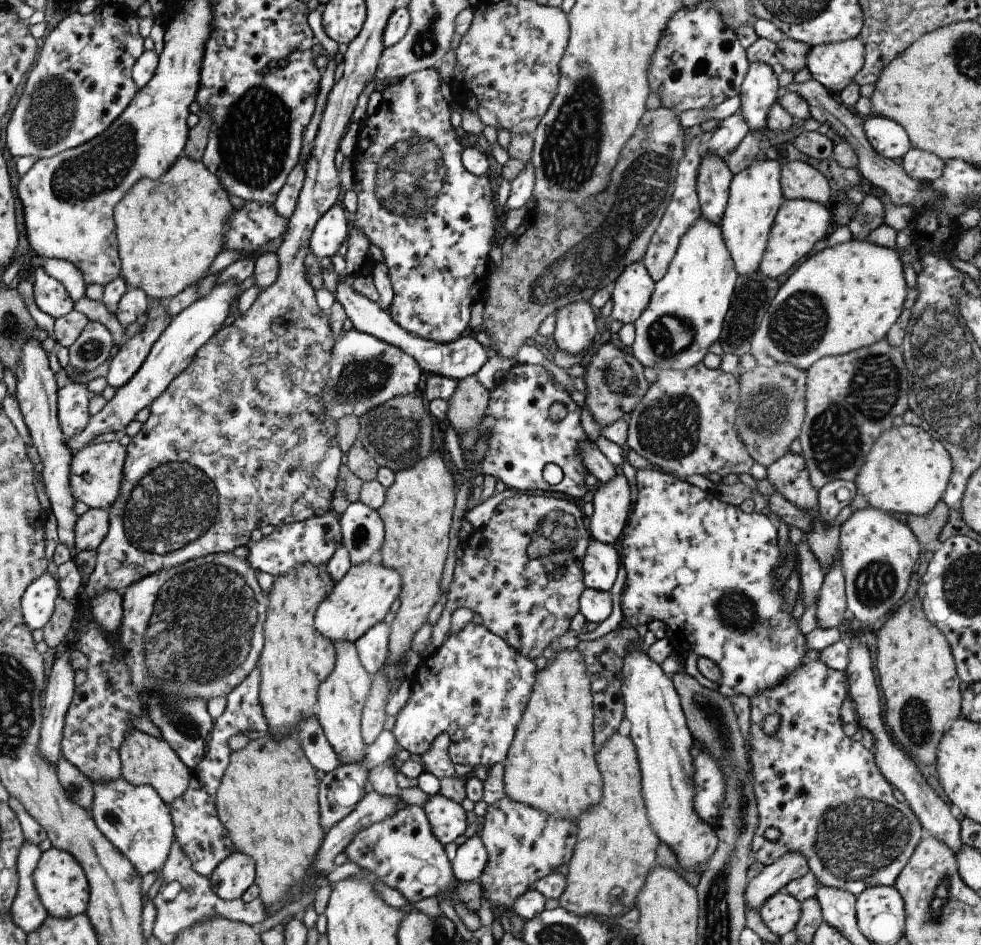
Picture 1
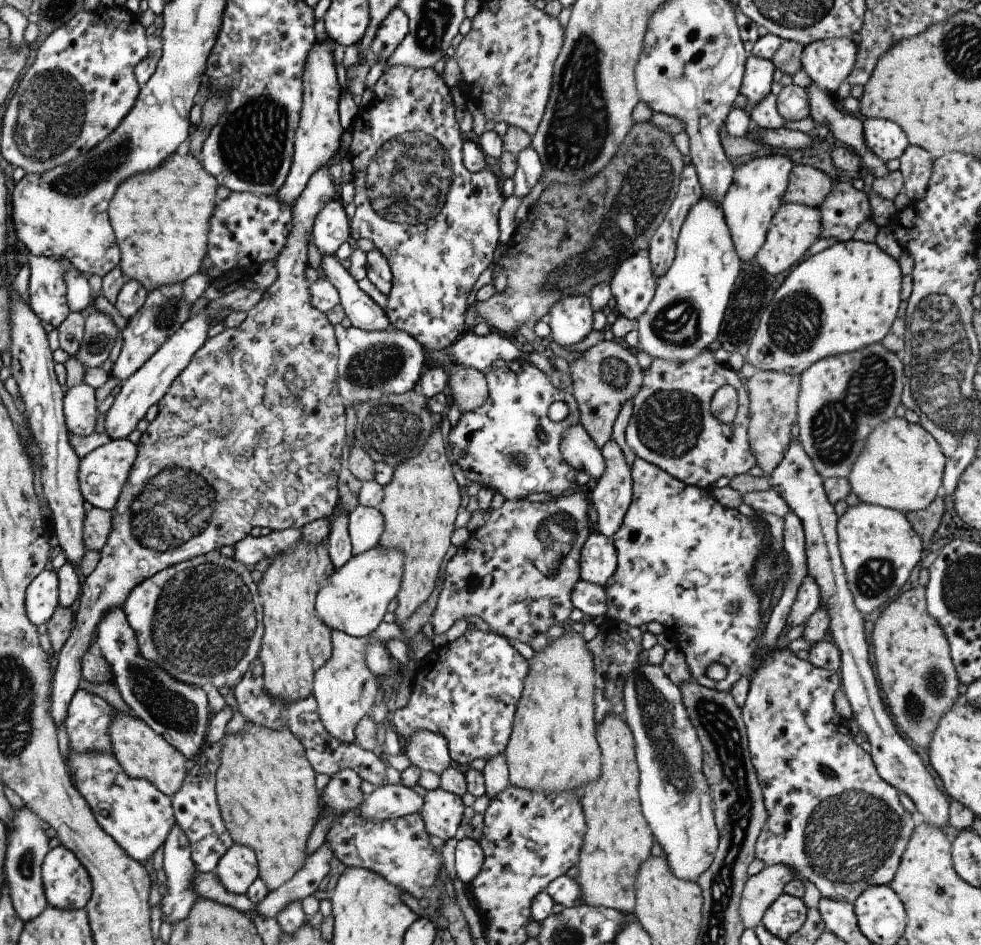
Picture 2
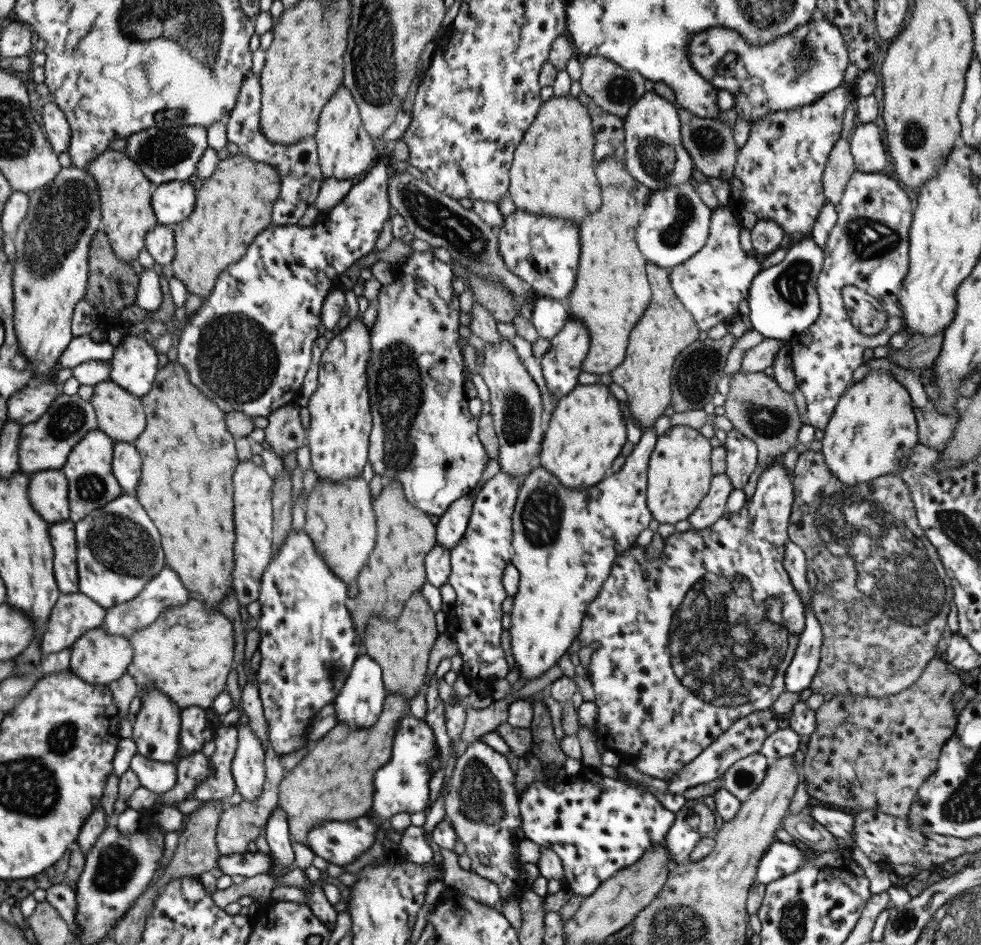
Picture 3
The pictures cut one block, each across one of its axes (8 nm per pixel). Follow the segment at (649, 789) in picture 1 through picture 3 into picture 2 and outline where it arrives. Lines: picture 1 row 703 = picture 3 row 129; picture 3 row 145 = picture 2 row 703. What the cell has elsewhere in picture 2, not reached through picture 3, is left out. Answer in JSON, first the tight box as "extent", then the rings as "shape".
{"extent":[624,666,720,881],"shape":[[[638,666],[627,674],[624,697],[624,718],[634,737],[640,770],[642,814],[662,846],[674,876],[697,881],[710,868],[720,836],[710,786],[703,773],[700,738],[684,708],[679,686],[664,674],[661,666]]]}

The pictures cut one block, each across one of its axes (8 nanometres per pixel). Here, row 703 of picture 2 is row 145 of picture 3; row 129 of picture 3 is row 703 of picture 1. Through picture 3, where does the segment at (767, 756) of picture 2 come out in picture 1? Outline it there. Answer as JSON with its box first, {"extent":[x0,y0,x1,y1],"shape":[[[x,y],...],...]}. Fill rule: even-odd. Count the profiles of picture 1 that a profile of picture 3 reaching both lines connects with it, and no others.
{"extent":[749,659,925,896],"shape":[[[819,659],[817,661],[802,662],[792,674],[788,674],[788,676],[784,678],[784,682],[780,682],[780,684],[774,686],[774,688],[766,688],[764,692],[760,692],[758,696],[751,698],[751,739],[749,755],[751,771],[753,772],[753,788],[758,802],[759,818],[758,828],[756,829],[756,834],[754,834],[752,841],[752,851],[756,860],[763,866],[772,864],[776,862],[776,860],[780,860],[780,858],[784,858],[788,852],[799,852],[808,860],[809,871],[814,874],[814,878],[816,878],[816,882],[818,882],[818,887],[829,886],[837,888],[838,890],[845,890],[854,896],[858,896],[868,887],[878,885],[892,886],[894,882],[896,882],[896,878],[900,876],[900,872],[902,872],[904,866],[908,864],[908,860],[910,860],[914,848],[918,846],[918,842],[924,837],[925,833],[917,816],[909,807],[909,804],[907,802],[900,803],[894,797],[892,792],[893,786],[882,776],[880,770],[878,770],[873,751],[866,749],[865,746],[862,746],[860,741],[854,741],[844,733],[842,726],[844,726],[845,723],[842,721],[842,716],[840,716],[840,706],[846,696],[849,696],[849,694],[848,681],[845,673],[828,668],[828,666]],[[769,711],[780,716],[778,730],[773,735],[765,734],[761,726],[763,715],[766,715]],[[768,828],[778,829],[780,834],[779,838],[776,840],[768,839],[764,834]]]}

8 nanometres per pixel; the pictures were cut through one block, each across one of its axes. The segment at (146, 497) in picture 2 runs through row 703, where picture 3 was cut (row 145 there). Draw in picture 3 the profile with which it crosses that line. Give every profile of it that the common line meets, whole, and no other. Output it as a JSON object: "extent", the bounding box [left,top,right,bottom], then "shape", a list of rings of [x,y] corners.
{"extent":[42,101,72,155],"shape":[[[46,101],[42,122],[44,122],[45,136],[52,150],[57,155],[67,153],[70,148],[72,131],[70,131],[70,123],[68,123],[66,115],[55,102]]]}

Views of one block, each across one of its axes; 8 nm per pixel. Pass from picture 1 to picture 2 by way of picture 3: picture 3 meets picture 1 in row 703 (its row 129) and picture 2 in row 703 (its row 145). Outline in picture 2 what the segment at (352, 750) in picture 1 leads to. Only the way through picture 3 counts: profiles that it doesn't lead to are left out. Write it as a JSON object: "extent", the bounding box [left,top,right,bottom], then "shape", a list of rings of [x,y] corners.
{"extent":[312,630,378,744],"shape":[[[331,630],[331,637],[332,654],[326,664],[316,670],[312,692],[323,727],[336,740],[352,744],[356,726],[371,712],[378,694],[376,677],[366,666],[366,648],[370,638],[369,642],[368,638],[352,638],[352,635],[340,630]]]}

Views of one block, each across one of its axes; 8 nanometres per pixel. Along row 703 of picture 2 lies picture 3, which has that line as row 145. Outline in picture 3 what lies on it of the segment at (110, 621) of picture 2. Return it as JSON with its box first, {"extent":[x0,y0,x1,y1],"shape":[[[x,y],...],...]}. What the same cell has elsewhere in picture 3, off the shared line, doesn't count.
{"extent":[126,126,209,186],"shape":[[[154,126],[138,131],[126,142],[126,156],[134,160],[154,186],[164,182],[188,181],[196,173],[198,161],[209,147],[204,126]]]}

